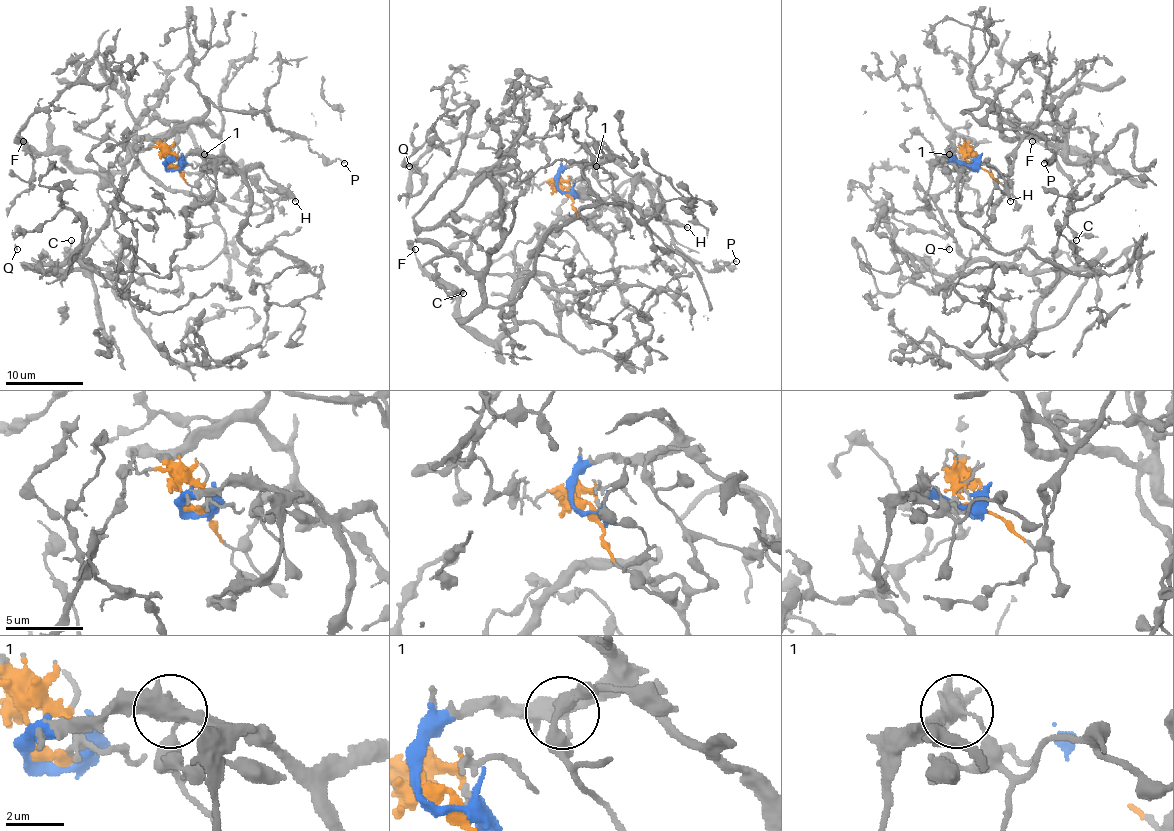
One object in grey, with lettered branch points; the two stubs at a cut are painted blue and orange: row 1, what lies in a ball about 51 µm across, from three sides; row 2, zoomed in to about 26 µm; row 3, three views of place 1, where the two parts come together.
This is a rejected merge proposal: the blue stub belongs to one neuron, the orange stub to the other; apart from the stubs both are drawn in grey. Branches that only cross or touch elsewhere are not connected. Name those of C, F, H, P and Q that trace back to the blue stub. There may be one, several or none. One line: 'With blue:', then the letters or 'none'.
With blue: H

